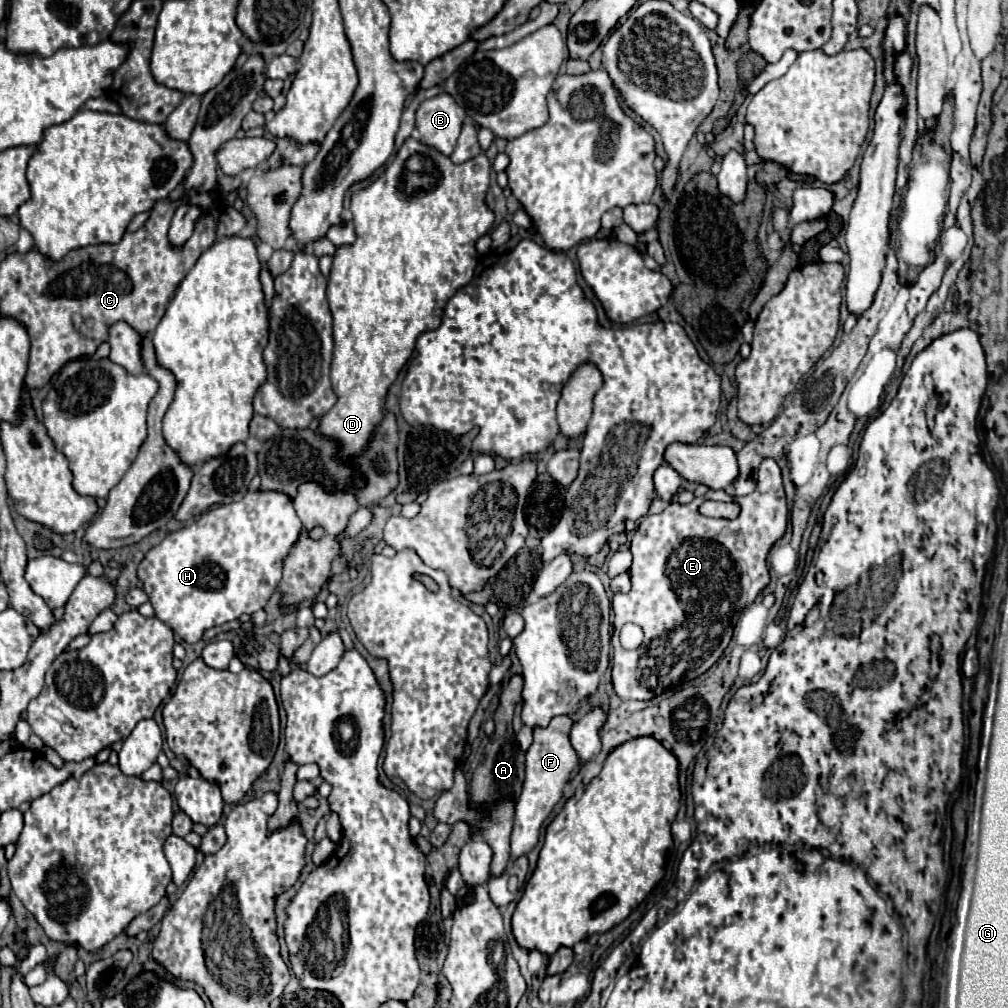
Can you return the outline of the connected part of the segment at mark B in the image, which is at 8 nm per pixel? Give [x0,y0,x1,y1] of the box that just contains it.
[415,95,465,155]

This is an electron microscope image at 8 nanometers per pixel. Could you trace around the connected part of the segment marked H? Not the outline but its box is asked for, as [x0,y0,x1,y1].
[137,491,301,643]

